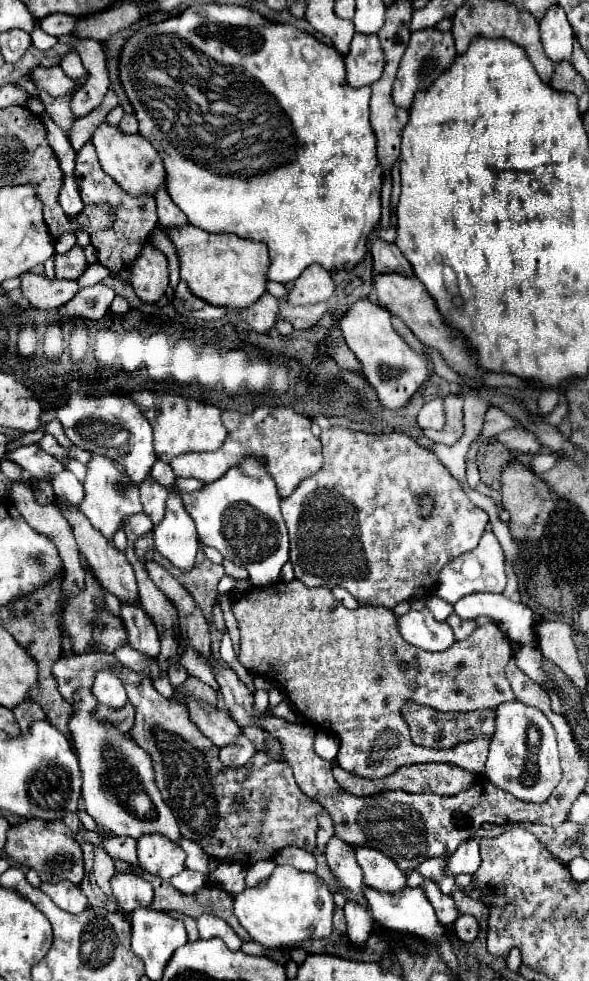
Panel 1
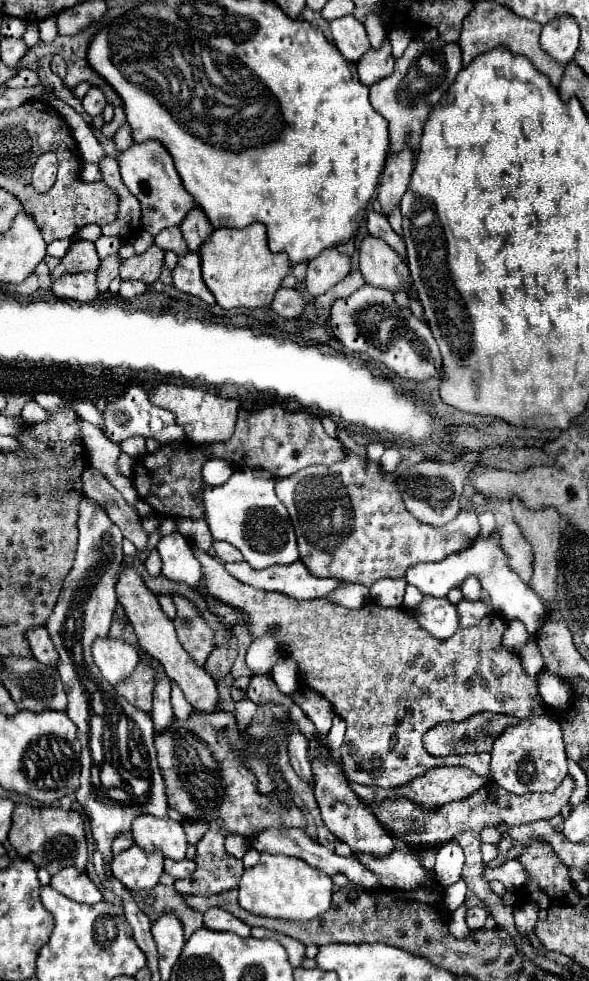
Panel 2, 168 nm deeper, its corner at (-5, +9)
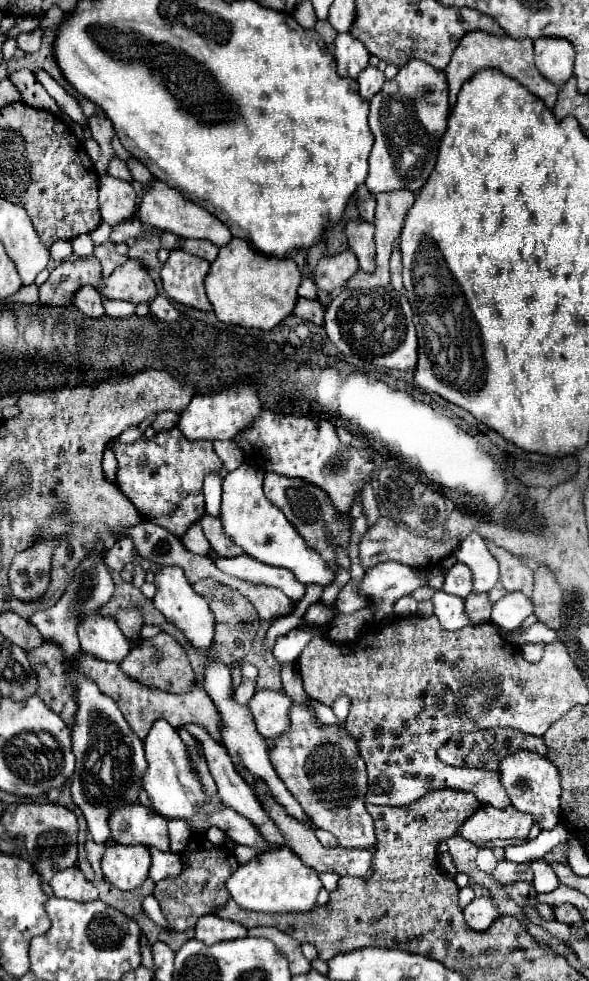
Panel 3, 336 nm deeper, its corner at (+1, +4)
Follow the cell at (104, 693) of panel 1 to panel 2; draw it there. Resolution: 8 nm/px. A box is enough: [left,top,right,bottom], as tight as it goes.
[93,638,139,686]

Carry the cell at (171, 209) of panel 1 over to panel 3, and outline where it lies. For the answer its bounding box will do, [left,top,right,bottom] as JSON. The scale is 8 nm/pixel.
[183,239,219,263]

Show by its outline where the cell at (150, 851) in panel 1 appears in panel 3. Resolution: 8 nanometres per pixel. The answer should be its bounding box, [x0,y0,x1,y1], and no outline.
[111,803,169,851]

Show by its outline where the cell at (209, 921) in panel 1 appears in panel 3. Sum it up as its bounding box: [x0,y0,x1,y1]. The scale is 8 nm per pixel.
[195,915,247,945]

